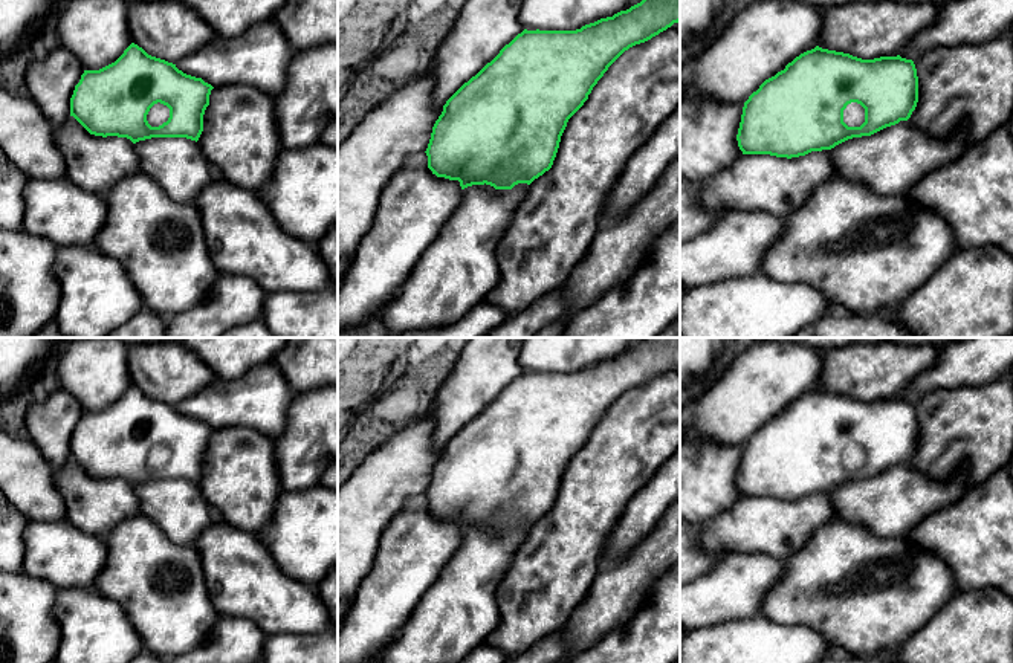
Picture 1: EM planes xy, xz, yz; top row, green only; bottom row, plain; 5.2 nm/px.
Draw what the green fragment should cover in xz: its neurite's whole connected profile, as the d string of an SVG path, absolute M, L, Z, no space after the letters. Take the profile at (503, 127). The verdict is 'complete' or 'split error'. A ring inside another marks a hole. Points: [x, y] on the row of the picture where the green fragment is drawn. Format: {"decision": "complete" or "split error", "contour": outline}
{"decision": "complete", "contour": "M642 0L576 31L524 29L446 101L425 151L428 168L437 177L458 180L461 189L484 183L495 189L530 185L552 168L568 119L584 105L608 67L629 47L651 40L678 21L680 0Z"}

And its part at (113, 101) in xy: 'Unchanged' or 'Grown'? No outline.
Grown

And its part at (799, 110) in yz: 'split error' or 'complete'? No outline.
split error

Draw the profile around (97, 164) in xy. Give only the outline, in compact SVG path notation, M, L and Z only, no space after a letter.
M73 116L55 127L66 177L90 194L107 196L121 180L141 173L136 145L127 137L90 134Z

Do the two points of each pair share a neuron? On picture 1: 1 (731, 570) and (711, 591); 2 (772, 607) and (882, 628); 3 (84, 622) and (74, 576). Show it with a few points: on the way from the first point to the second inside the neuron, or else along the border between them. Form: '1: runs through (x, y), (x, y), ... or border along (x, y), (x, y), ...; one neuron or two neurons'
1: runs through (728, 575), (715, 587); one neuron
2: runs through (799, 607), (854, 607); one neuron
3: border along (92, 585), (61, 587), (58, 590); two neurons

